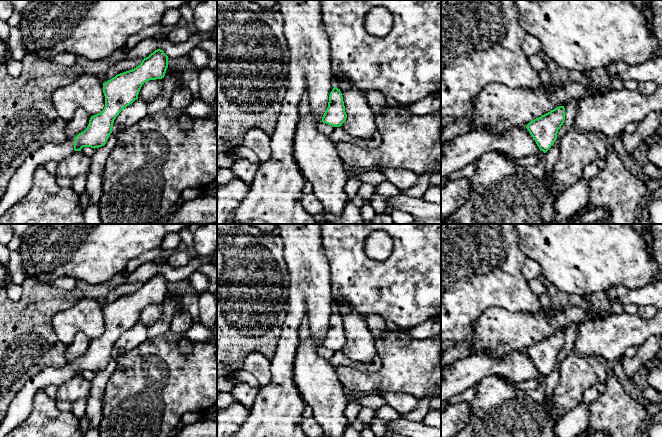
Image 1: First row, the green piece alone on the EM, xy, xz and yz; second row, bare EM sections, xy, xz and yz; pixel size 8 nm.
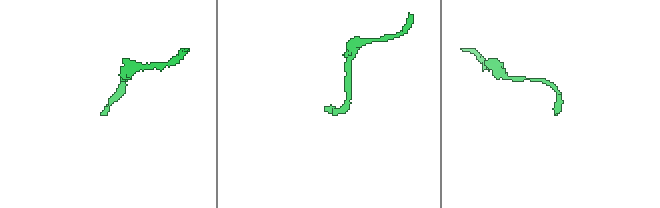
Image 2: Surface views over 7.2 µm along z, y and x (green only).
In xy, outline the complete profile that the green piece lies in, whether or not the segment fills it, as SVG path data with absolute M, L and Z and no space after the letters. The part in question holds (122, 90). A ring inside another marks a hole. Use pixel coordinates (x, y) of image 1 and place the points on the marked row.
M157 49L136 68L117 74L103 83L105 107L102 112L91 116L87 128L75 138L63 143L47 143L23 161L0 200L0 217L26 196L39 166L51 161L59 163L83 147L95 149L104 146L112 133L114 120L124 108L138 99L142 85L149 80L164 78L168 59L163 50Z

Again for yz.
M559 106L530 121L526 128L541 151L546 153L557 139L558 130L565 120L565 108Z

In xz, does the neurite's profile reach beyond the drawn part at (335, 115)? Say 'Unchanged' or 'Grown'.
Unchanged

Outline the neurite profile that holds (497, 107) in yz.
M576 82L551 83L542 85L536 90L513 89L503 84L490 83L480 91L473 101L475 116L472 129L488 128L494 133L502 133L513 126L526 127L530 121L551 110L565 106L571 100L578 101L589 95L591 95L589 87Z

